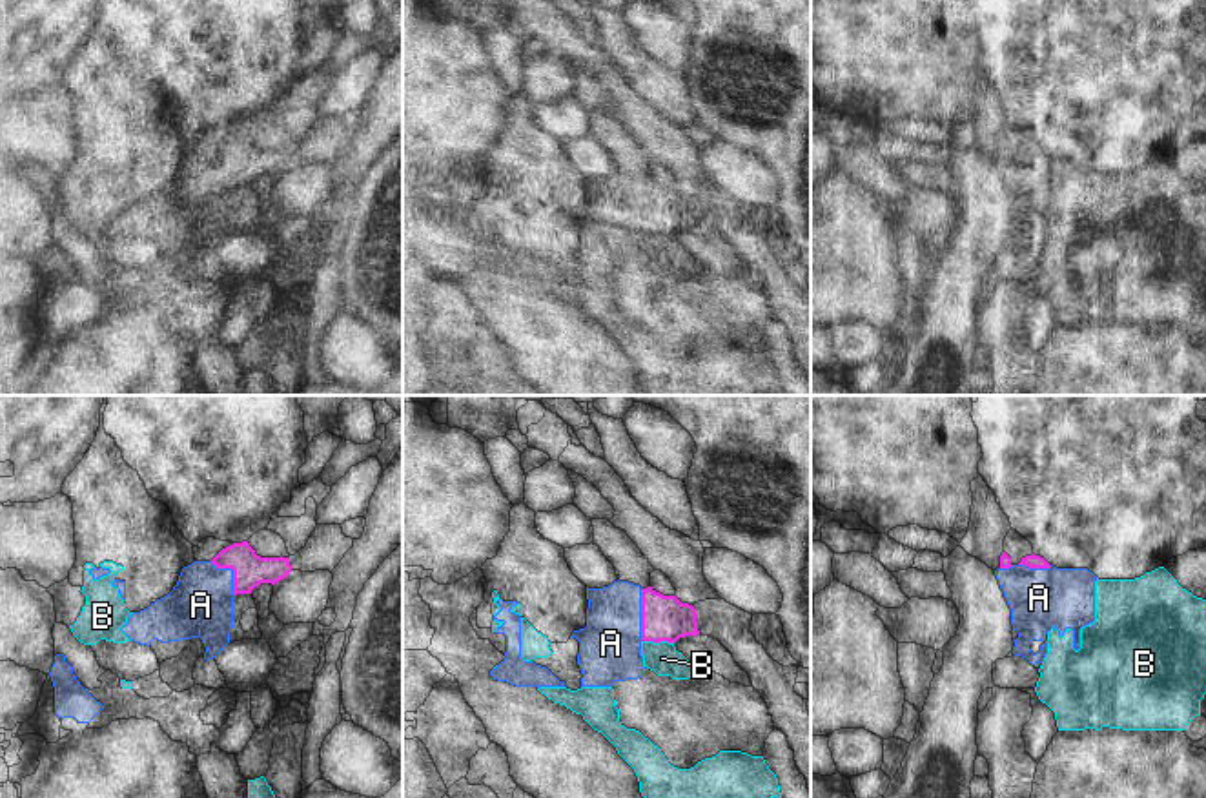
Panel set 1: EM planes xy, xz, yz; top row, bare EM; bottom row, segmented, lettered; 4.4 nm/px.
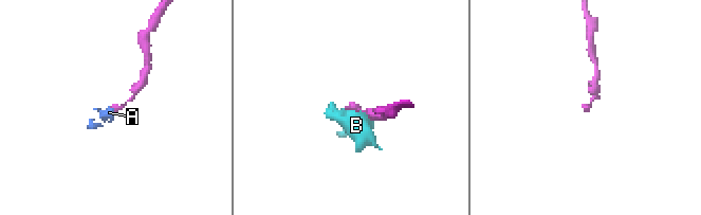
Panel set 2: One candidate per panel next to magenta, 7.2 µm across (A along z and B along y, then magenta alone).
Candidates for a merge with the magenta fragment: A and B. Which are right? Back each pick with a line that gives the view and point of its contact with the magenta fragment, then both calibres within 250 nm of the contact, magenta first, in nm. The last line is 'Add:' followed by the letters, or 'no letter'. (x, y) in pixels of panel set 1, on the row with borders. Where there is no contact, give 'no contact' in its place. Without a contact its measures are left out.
A: xz (642, 614) | 200/280 nm
Add: A

